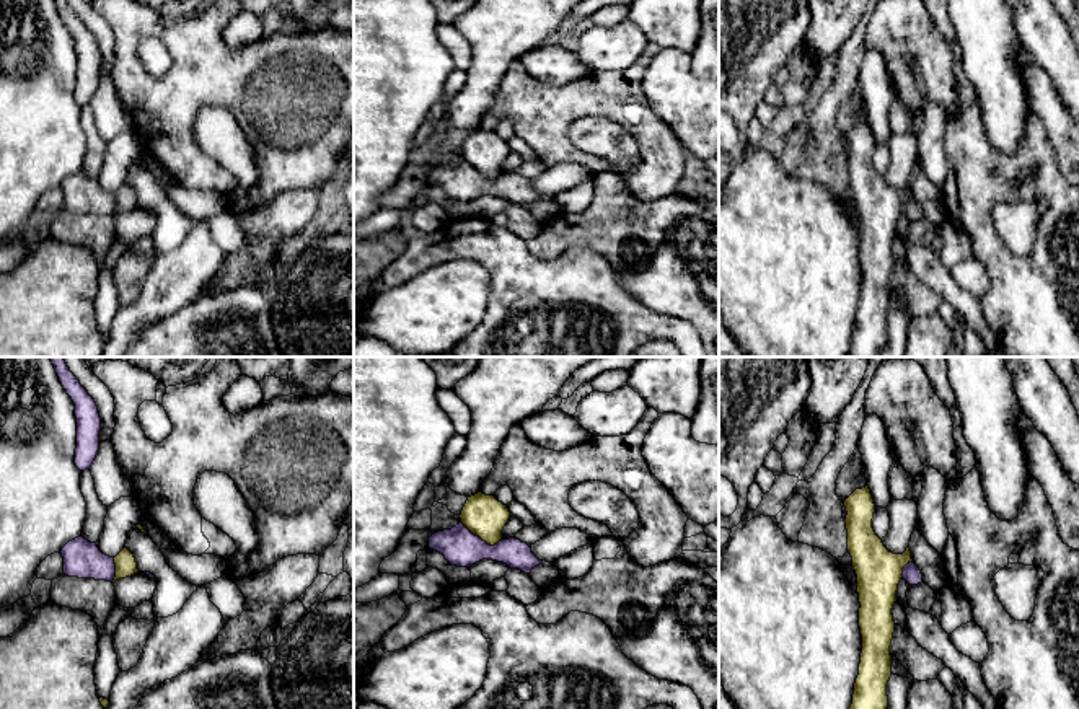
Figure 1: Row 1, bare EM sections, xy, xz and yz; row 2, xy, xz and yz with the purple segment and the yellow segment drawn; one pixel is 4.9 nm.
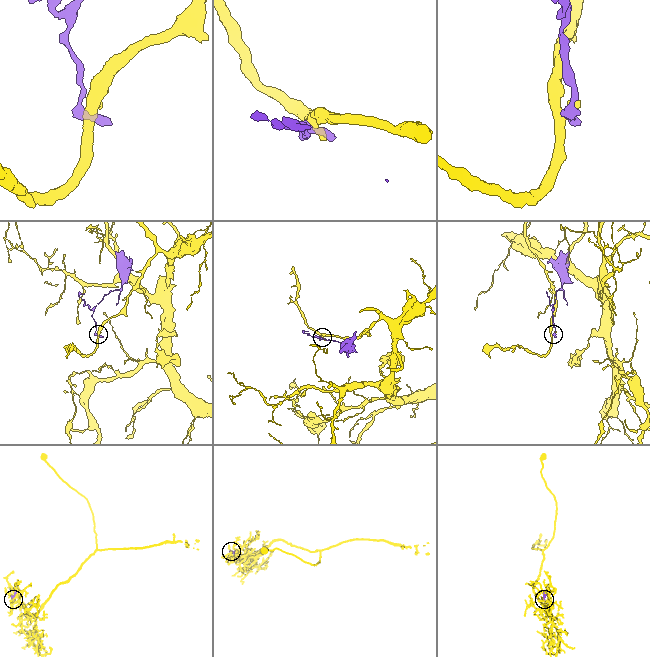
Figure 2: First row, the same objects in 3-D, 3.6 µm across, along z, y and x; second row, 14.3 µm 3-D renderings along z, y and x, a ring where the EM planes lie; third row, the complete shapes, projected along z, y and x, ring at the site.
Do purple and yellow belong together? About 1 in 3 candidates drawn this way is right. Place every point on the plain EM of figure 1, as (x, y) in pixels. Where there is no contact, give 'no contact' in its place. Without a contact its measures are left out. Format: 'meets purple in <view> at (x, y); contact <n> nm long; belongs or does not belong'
meets purple in xz at (480, 173); contact 240 nm long; does not belong

